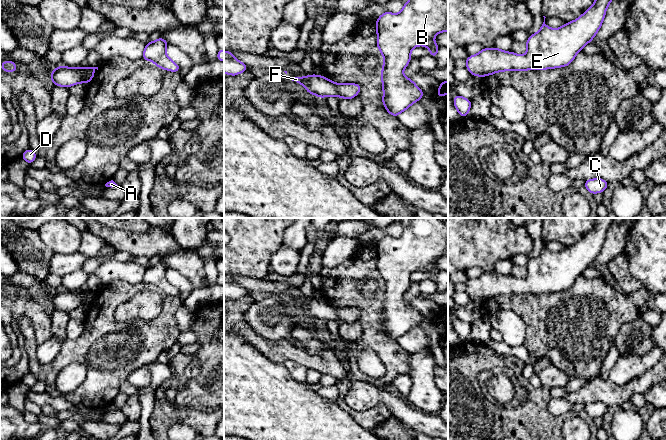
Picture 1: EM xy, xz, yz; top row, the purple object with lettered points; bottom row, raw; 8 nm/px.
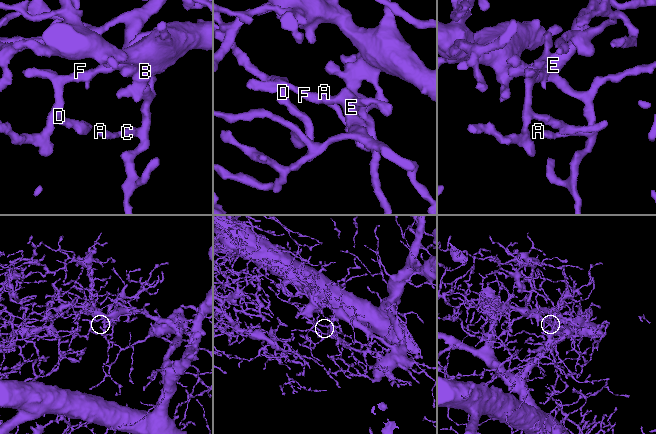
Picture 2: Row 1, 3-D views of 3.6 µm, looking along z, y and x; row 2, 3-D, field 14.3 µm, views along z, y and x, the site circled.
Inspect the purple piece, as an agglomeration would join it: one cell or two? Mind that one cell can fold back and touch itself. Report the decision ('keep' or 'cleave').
keep

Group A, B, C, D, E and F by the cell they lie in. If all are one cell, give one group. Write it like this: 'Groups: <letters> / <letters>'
Groups: A B C D E F

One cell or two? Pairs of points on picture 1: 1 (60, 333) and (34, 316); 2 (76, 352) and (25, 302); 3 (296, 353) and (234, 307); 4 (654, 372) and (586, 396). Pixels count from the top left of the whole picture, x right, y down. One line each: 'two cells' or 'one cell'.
1: two cells
2: two cells
3: one cell
4: one cell

